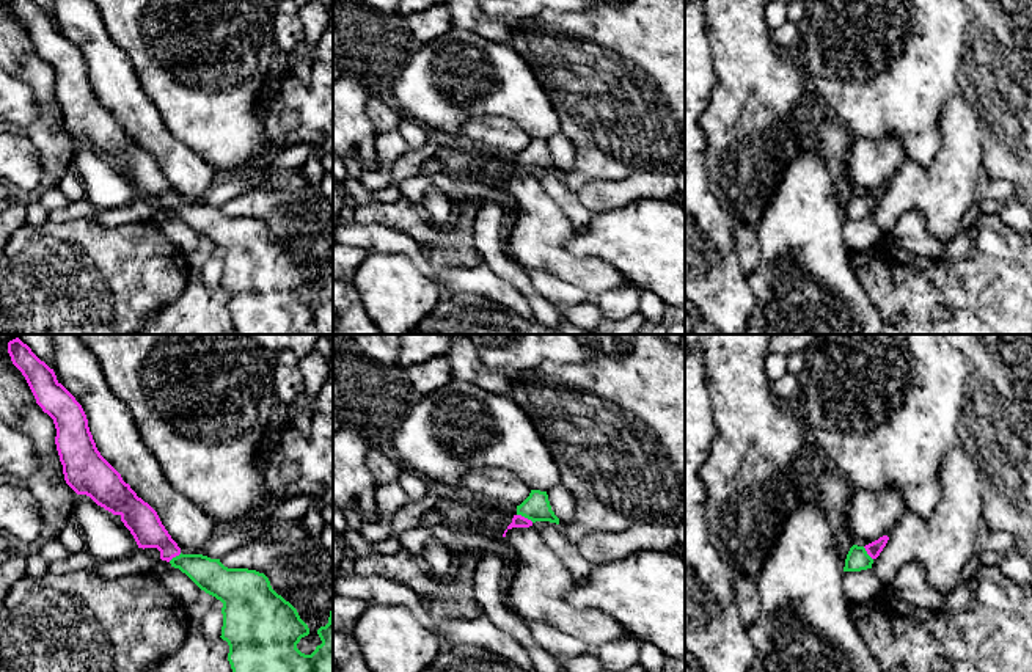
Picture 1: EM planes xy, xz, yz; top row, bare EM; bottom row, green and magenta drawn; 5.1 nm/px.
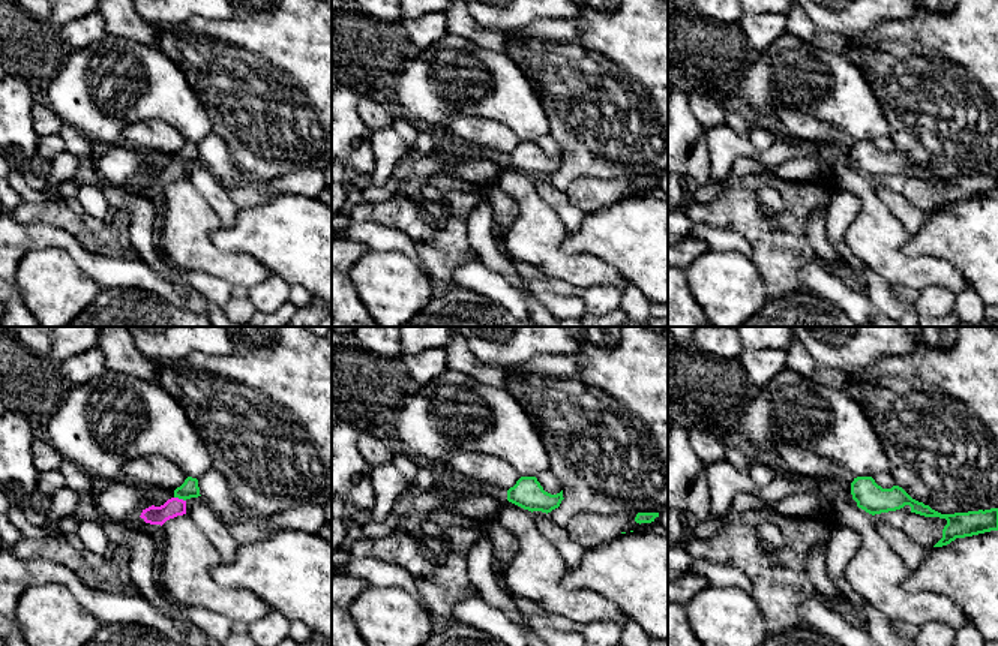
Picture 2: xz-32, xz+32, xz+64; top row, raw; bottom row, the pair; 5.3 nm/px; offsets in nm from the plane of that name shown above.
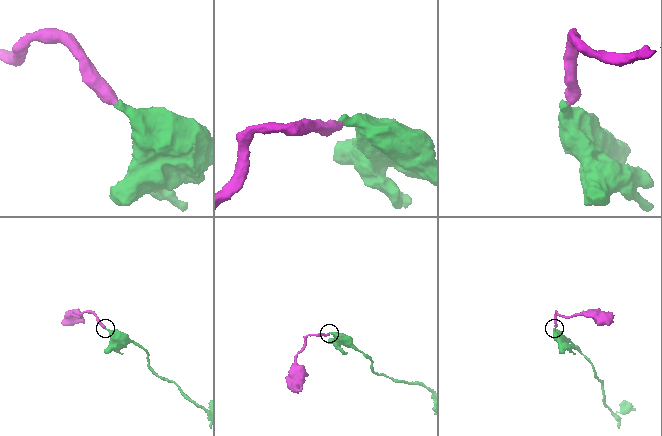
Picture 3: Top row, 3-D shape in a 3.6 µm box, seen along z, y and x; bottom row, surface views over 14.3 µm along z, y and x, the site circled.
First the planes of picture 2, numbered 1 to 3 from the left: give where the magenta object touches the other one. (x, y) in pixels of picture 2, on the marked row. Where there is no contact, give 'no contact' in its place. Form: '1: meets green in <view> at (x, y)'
1: meets green in xz-32 at (180, 498)
2: no contact
3: no contact

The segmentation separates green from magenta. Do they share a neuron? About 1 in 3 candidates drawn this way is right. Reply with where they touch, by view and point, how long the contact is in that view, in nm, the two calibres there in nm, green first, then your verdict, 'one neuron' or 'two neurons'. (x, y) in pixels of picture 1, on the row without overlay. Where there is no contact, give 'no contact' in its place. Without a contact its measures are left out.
xz (525, 165) | 100 nm | 140/60 nm | one neuron

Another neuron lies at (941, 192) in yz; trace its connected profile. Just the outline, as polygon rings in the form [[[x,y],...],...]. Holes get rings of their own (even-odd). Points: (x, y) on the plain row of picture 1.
[[[961,93],[941,113],[942,143],[928,166],[903,159],[872,220],[892,232],[900,217],[919,212],[928,232],[949,243],[985,182],[979,116]]]

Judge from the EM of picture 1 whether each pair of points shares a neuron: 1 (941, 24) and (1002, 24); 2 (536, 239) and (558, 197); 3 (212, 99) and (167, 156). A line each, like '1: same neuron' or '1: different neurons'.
1: different neurons
2: different neurons
3: different neurons

